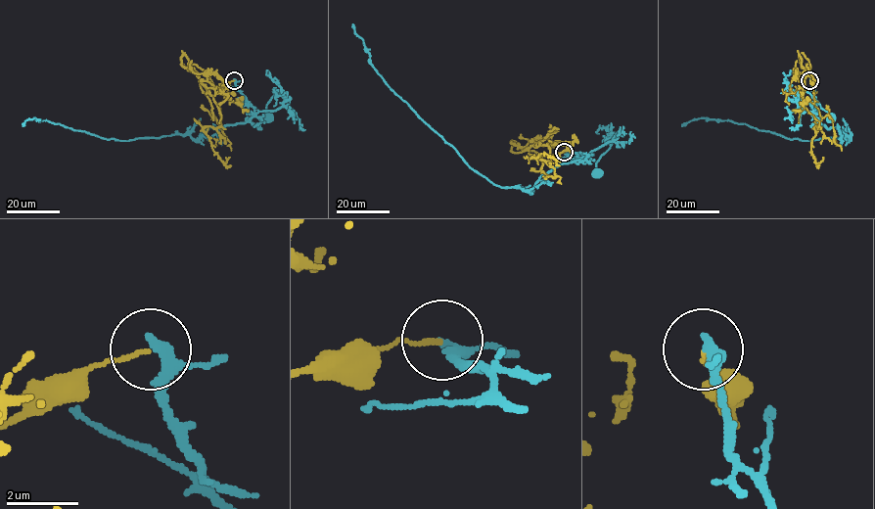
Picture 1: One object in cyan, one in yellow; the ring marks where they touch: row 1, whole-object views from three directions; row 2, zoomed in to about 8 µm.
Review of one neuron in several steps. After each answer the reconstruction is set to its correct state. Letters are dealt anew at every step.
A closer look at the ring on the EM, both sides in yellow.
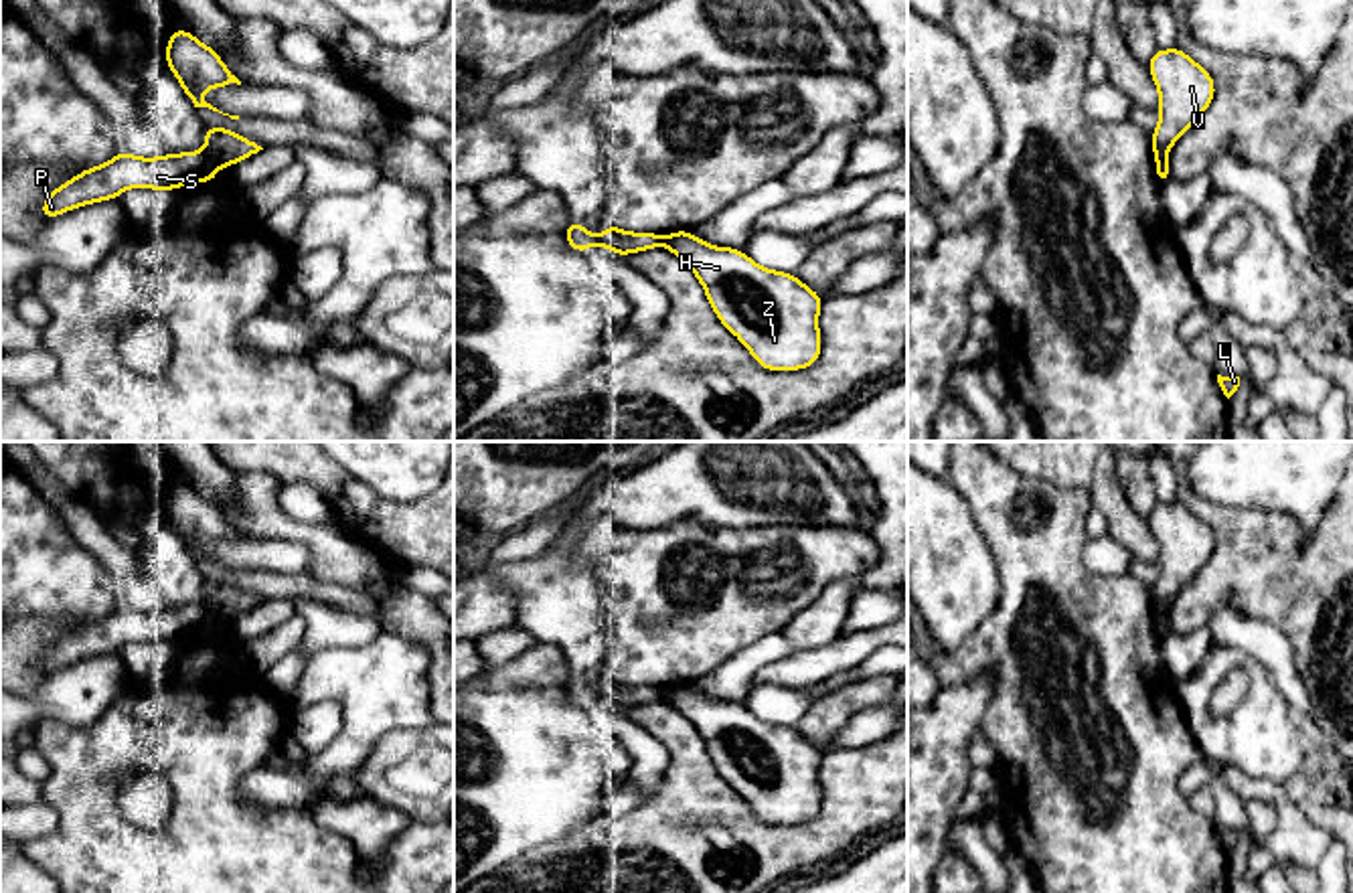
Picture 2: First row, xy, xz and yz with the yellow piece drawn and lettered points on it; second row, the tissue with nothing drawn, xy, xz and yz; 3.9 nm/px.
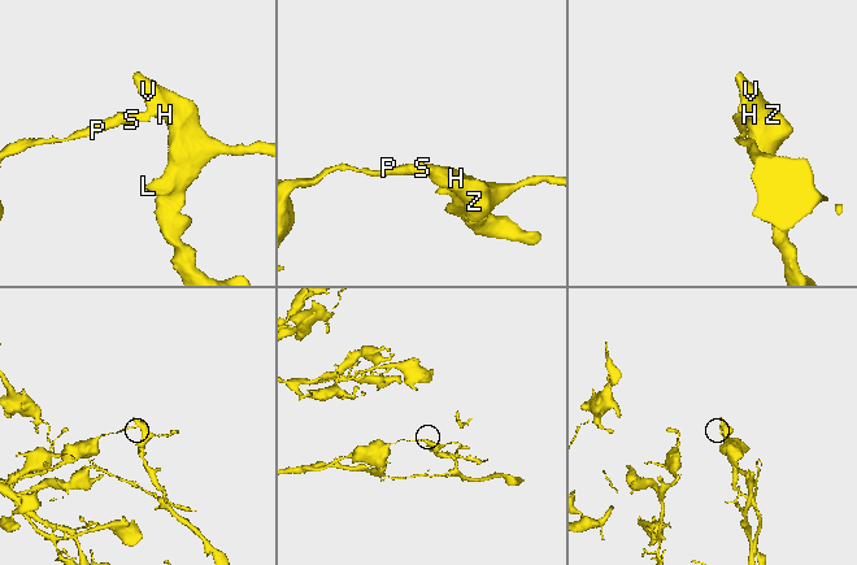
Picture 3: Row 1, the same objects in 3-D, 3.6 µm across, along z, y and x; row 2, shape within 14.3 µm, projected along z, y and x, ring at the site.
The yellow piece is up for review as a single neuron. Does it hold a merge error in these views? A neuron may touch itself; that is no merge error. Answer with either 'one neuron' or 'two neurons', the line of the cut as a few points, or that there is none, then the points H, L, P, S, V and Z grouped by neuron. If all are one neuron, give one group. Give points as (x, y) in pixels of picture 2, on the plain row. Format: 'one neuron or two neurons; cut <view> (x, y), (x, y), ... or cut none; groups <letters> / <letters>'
two neurons; cut xy (205, 604), (215, 616); groups H L V Z / P S

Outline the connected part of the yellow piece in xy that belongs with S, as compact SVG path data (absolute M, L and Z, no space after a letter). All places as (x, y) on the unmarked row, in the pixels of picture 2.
M120 605L109 616L87 622L47 648L41 666L49 674L83 658L113 654L126 642L174 644L194 636L213 636L217 620L207 605L182 605L138 612Z

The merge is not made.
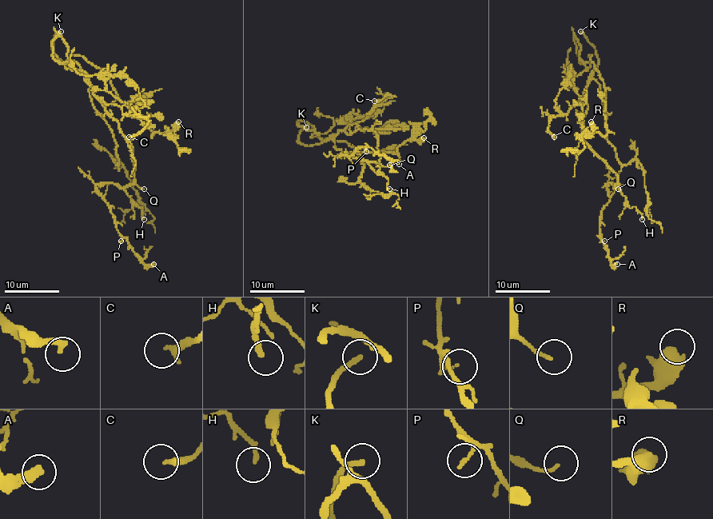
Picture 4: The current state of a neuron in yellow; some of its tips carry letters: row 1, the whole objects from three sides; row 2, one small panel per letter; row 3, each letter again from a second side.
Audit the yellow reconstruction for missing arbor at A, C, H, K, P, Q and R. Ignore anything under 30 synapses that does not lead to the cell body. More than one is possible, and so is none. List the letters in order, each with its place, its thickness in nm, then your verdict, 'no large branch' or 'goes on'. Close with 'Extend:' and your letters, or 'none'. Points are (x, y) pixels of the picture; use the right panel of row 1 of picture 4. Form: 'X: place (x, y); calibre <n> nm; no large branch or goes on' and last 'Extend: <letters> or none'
A: place (617, 264); calibre 320 nm; no large branch
C: place (554, 137); calibre 280 nm; no large branch
H: place (642, 219); calibre 190 nm; no large branch
K: place (580, 31); calibre 160 nm; goes on
P: place (604, 241); calibre 120 nm; no large branch
Q: place (618, 189); calibre 130 nm; no large branch
R: place (591, 121); calibre 600 nm; no large branch
Extend: K

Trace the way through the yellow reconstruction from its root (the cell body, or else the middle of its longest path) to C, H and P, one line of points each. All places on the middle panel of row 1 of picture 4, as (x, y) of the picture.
C: (340, 131), (364, 121), (377, 103), (393, 97), (387, 95), (374, 101)
H: (340, 131), (349, 135), (358, 129), (372, 129), (376, 133), (380, 164), (368, 165), (388, 180), (389, 189)
P: (340, 131), (349, 135), (372, 129), (380, 164), (343, 154), (348, 157), (360, 146), (366, 151)

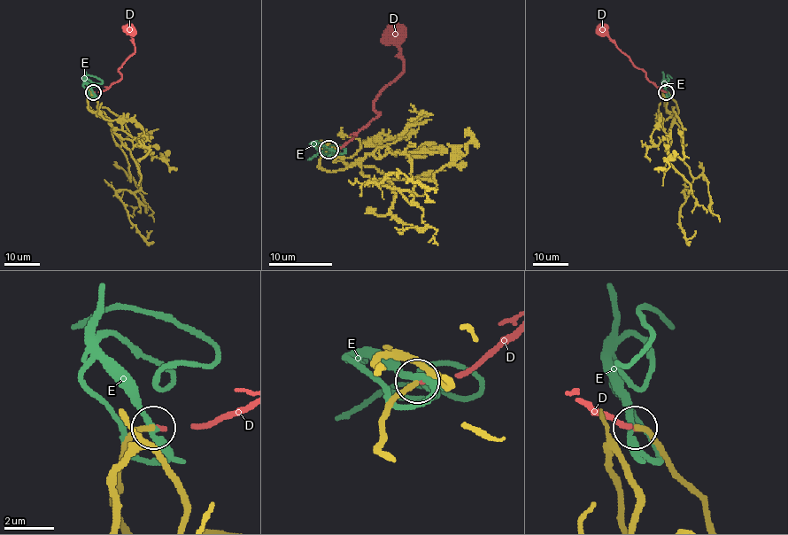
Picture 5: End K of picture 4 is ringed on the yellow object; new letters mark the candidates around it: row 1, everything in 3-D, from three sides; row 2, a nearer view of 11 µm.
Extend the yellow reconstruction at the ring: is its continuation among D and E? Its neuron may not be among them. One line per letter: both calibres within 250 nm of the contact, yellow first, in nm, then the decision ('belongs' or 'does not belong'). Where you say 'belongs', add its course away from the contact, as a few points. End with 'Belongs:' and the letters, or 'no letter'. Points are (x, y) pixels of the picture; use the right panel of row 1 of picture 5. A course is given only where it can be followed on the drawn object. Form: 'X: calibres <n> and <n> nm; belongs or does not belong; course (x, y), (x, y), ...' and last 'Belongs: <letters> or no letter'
D: calibres 160 and 140 nm; belongs; course (667, 92), (646, 77), (646, 73), (638, 69), (603, 31)
E: calibres 160 and 240 nm; does not belong
Belongs: D

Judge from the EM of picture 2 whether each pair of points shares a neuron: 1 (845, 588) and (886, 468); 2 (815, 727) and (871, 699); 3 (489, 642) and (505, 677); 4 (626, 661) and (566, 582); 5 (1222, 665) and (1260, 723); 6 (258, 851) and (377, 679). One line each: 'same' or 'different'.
1: different
2: same
3: different
4: different
5: same
6: different

